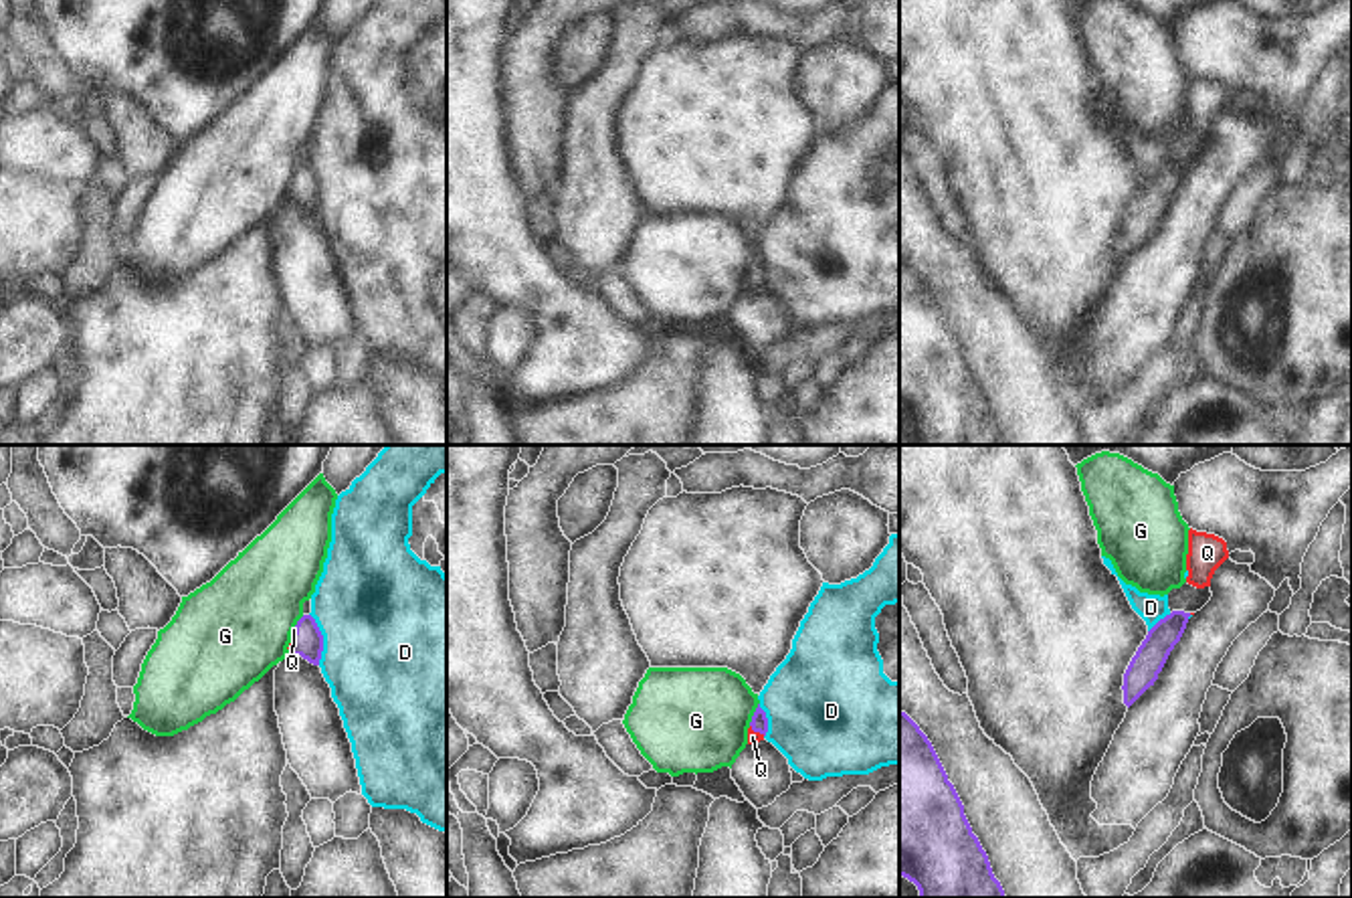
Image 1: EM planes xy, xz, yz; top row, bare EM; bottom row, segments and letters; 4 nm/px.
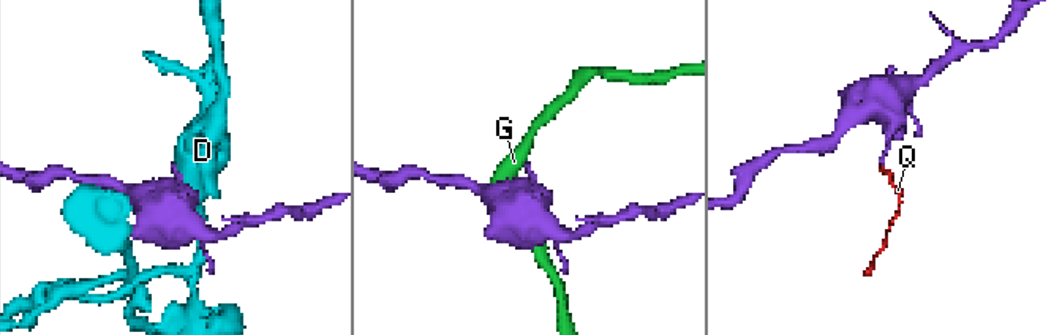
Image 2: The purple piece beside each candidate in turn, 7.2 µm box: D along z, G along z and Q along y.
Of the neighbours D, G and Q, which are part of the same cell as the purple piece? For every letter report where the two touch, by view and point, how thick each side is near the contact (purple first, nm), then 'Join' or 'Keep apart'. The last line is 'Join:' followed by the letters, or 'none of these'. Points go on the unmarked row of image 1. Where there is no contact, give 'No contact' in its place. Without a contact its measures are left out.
D: Touches purple at xy (322, 187). Thickness 130 nm (purple) against 500 nm. Keep apart
G: Touches purple at xz (754, 261). Thickness 70 nm (purple) against 420 nm. Keep apart
Q: Touches purple at xz (756, 278). Thickness 70 nm (purple) against 50 nm. Join
Join: Q

